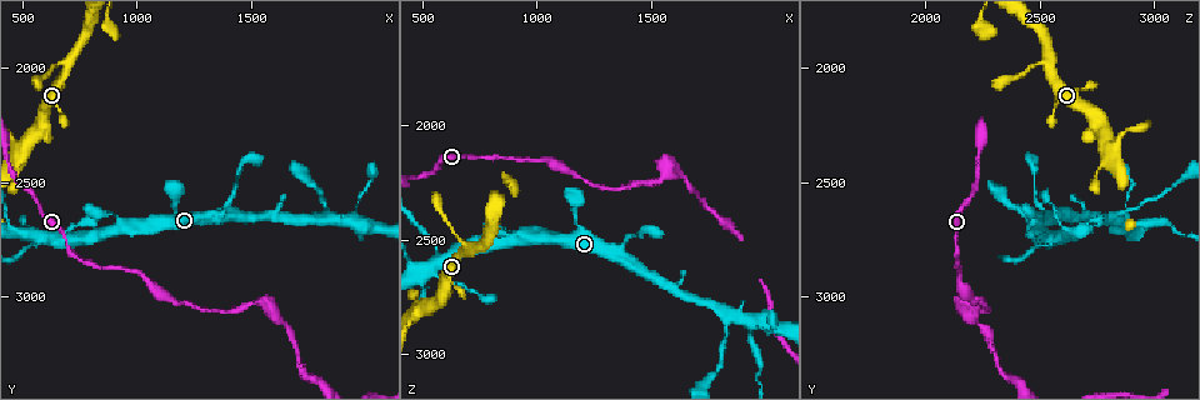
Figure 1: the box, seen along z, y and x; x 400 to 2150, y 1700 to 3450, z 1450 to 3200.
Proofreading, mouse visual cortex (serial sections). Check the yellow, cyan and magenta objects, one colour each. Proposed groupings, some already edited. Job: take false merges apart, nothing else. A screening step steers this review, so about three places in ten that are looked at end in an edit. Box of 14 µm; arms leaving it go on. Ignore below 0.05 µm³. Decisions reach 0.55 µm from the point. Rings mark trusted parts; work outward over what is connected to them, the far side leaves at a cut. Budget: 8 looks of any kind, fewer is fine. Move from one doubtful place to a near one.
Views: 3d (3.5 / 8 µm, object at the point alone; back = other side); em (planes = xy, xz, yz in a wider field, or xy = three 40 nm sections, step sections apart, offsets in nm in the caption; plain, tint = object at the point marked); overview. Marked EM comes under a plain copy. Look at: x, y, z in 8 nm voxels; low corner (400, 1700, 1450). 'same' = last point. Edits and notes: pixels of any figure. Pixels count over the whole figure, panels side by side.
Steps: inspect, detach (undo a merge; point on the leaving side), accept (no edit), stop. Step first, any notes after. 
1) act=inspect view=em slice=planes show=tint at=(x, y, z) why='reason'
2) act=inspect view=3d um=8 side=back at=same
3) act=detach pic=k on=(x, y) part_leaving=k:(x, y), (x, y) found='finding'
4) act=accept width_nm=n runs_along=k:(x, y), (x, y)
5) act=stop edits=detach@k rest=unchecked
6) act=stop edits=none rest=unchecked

act=inspect view=3d um=3.5 at=(700, 1980, 2540) why='thick turns thin'

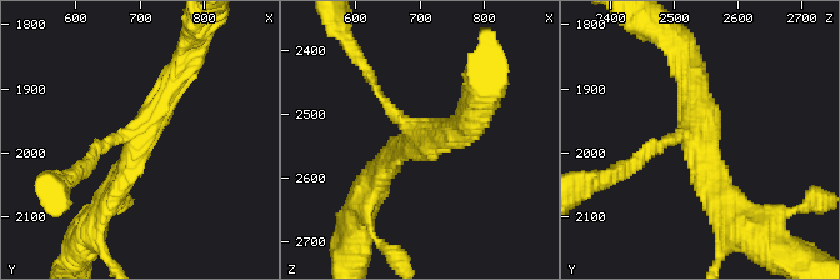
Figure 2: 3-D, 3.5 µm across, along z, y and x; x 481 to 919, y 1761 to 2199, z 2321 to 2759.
act=inspect view=em slice=xy step=2 show=tint at=(695, 1985, 2540) arms=3 arm_widths_nm=100,300,350

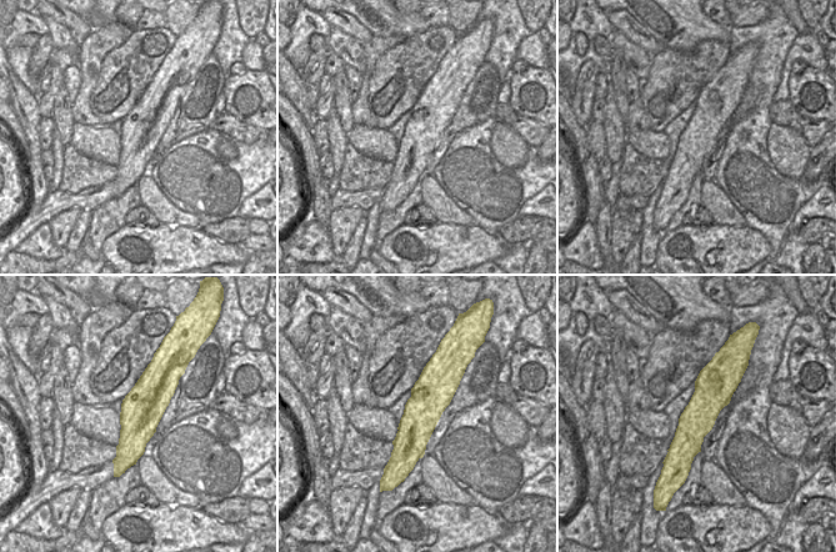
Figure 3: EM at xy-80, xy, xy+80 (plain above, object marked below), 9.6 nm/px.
act=inspect view=em slice=xy step=1 show=tint at=same

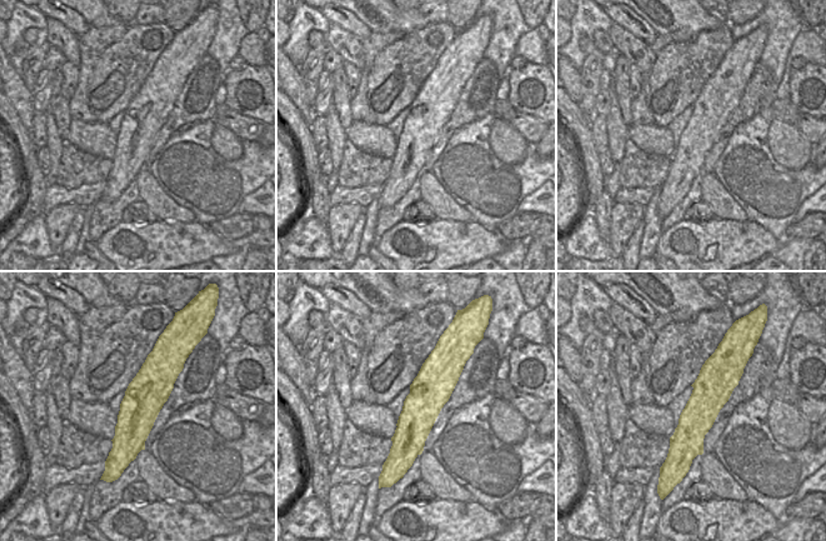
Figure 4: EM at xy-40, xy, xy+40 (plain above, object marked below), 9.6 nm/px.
act=accept found='continuous, no second cell'

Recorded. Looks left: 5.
act=inspect view=3d um=3.5 at=(560, 2730, 2620) why='four or more arms meet'

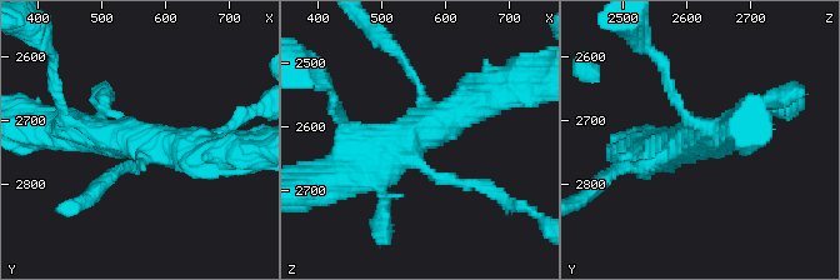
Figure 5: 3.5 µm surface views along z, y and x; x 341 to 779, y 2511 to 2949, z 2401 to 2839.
act=inspect view=em slice=xy step=1 show=tint at=(550, 2725, 2620) why='need the tissue'

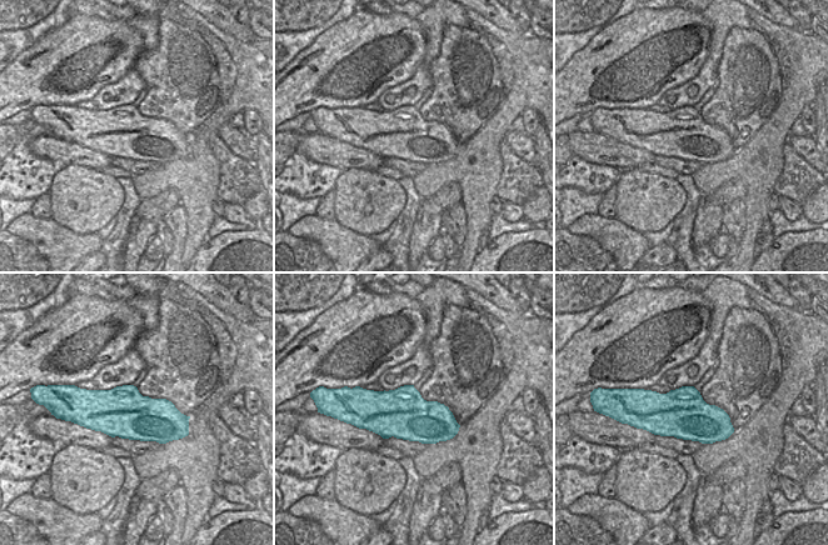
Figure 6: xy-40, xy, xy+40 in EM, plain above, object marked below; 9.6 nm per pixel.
act=accept runs_along=5:(480, 100), (384, 160), (338, 173) found='one cell here'

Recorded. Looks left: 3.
act=inspect view=3d um=3.5 at=(1580, 3020, 2200) why='arms part here'

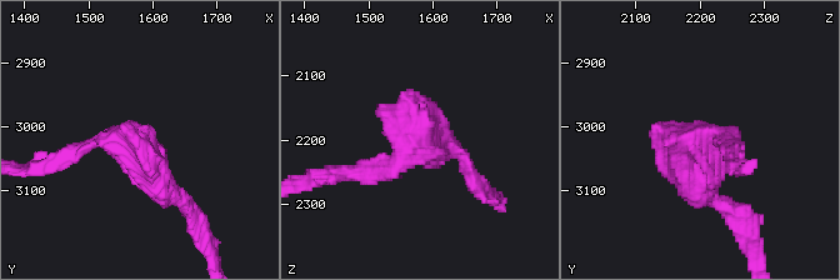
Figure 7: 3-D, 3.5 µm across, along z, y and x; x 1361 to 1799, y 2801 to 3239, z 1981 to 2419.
act=inspect view=em slice=xy step=1 show=tint at=(1570, 3025, 2210) why='shape alone is not enough'

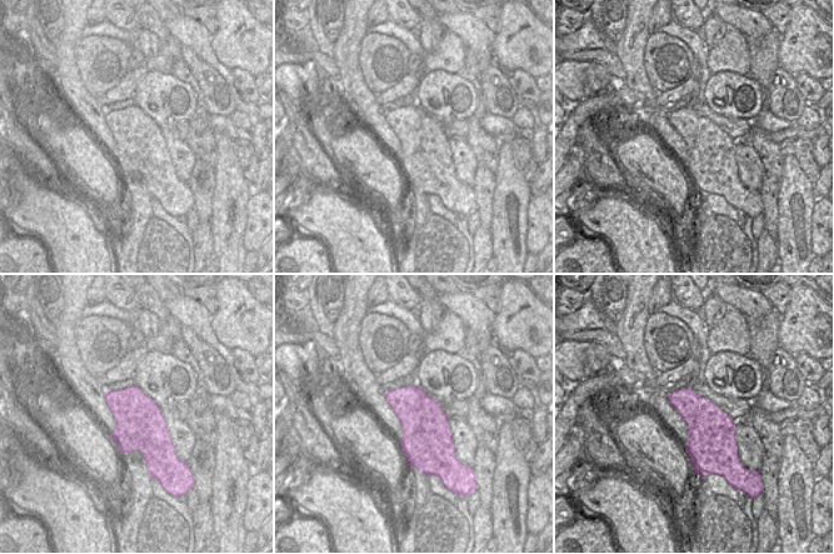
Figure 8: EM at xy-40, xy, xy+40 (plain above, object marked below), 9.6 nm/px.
act=accept runs_along=7:(66, 156), (128, 134), (185, 203) found='one cell here'

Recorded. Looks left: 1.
act=stop edits=none rest=unchecked

